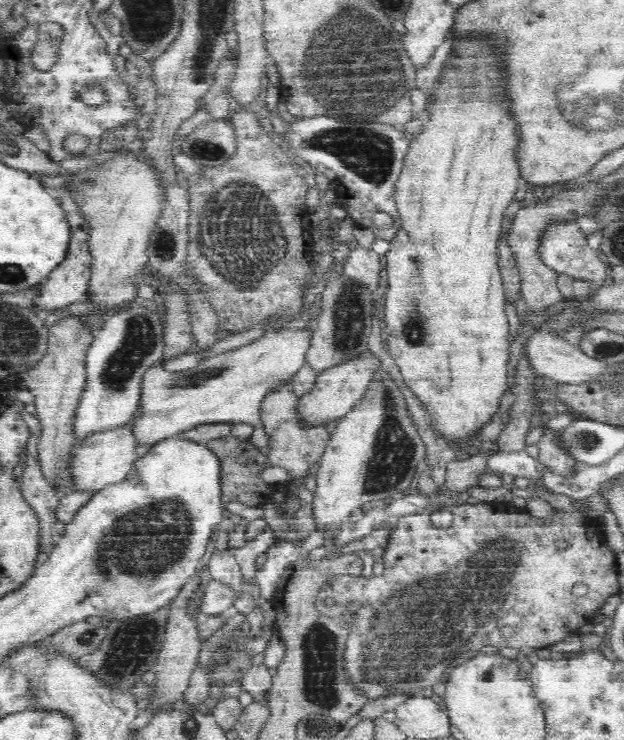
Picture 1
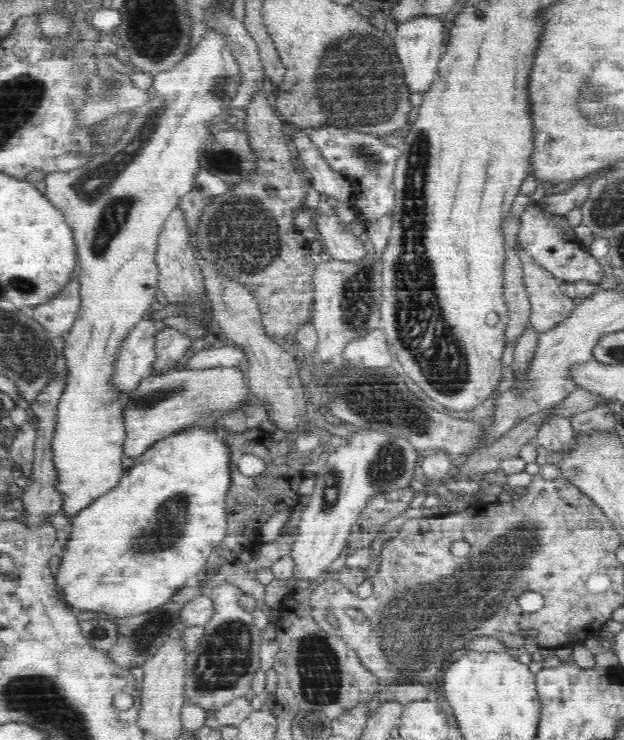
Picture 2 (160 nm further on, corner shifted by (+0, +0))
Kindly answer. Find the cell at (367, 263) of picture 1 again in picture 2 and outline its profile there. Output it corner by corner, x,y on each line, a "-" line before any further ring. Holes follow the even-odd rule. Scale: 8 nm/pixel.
319,213
315,221
315,235
324,247
325,257
356,262
366,254
361,237
342,225
338,215

